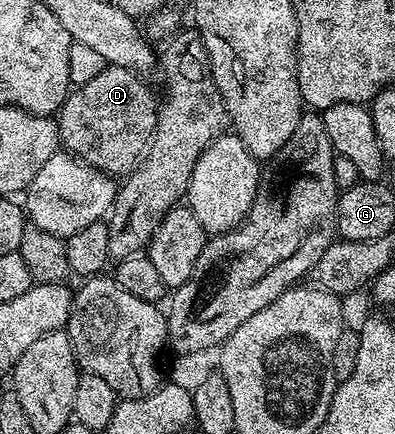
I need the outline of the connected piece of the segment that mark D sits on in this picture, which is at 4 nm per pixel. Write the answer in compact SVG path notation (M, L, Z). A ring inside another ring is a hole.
M106 64L95 79L76 86L55 117L61 145L74 158L106 175L128 174L147 147L157 122L158 98L141 81L129 69Z

